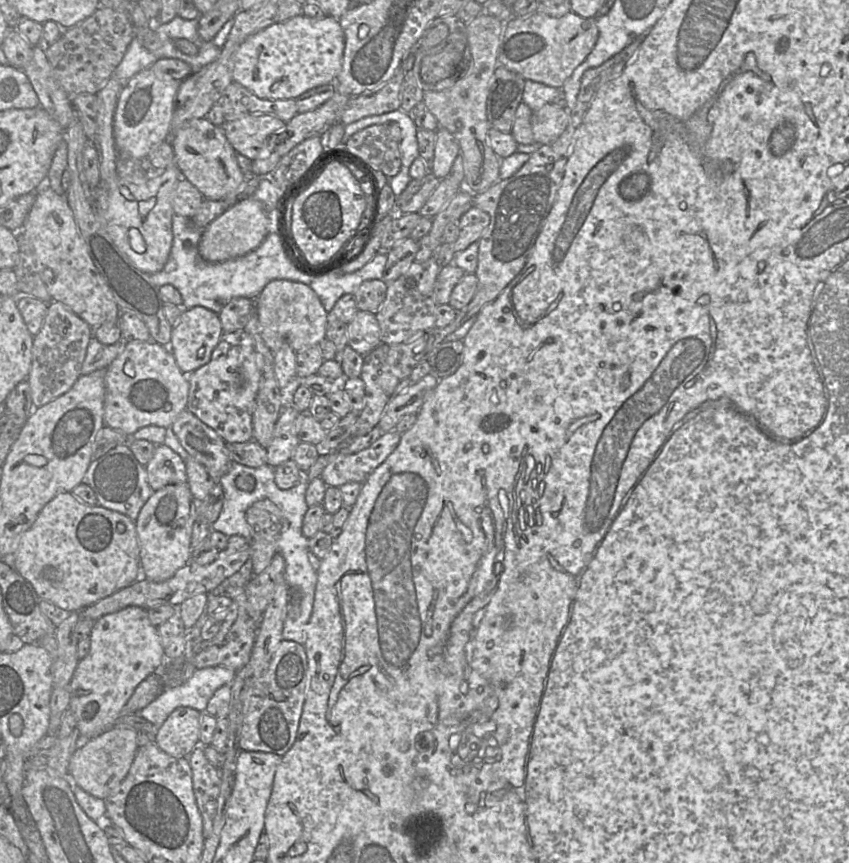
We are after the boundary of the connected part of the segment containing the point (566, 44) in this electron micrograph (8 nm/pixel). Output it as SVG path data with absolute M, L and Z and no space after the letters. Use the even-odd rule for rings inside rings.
M572 11L562 17L537 12L528 16L511 17L504 24L498 49L498 66L520 74L525 80L560 89L590 54L597 40L596 18L584 18Z

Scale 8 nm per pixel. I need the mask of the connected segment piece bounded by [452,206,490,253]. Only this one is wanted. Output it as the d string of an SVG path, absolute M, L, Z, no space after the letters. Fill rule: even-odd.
M476 206L470 207L458 221L459 235L457 240L452 243L453 251L455 253L462 252L472 243L479 241L489 223L488 213Z

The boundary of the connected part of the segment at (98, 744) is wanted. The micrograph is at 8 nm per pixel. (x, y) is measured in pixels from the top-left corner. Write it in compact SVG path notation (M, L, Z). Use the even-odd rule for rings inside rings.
M114 725L96 737L81 741L70 758L68 773L82 790L106 799L128 774L138 748L137 731L127 725Z

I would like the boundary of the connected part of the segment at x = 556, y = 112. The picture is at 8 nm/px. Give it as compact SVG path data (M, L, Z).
M547 103L533 111L531 124L535 142L542 145L553 143L567 128L570 111L553 103Z

